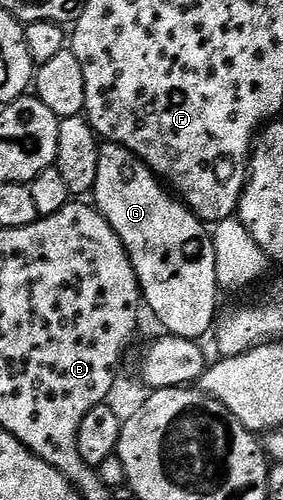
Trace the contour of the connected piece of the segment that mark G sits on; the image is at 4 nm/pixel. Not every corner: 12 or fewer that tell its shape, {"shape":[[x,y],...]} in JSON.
{"shape":[[99,145],[93,205],[145,309],[202,340],[219,317],[216,248],[128,148]]}

